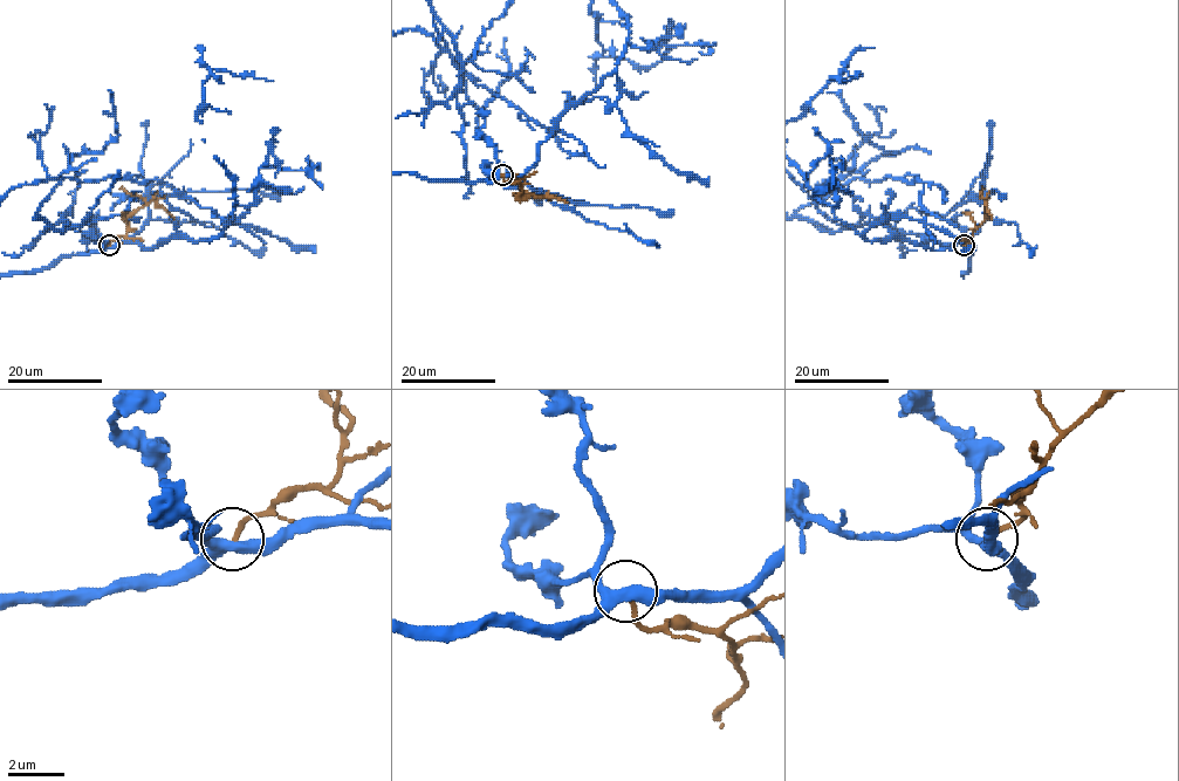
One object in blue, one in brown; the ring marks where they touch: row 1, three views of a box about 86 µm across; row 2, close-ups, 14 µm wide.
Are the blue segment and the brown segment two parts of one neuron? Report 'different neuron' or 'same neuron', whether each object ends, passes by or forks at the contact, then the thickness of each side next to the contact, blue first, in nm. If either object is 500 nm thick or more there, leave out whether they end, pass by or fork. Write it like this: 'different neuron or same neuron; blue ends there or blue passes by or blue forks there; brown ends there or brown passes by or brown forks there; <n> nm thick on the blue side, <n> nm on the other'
different neuron; blue forks there; brown ends there; 380 nm thick on the blue side, 160 nm on the other

